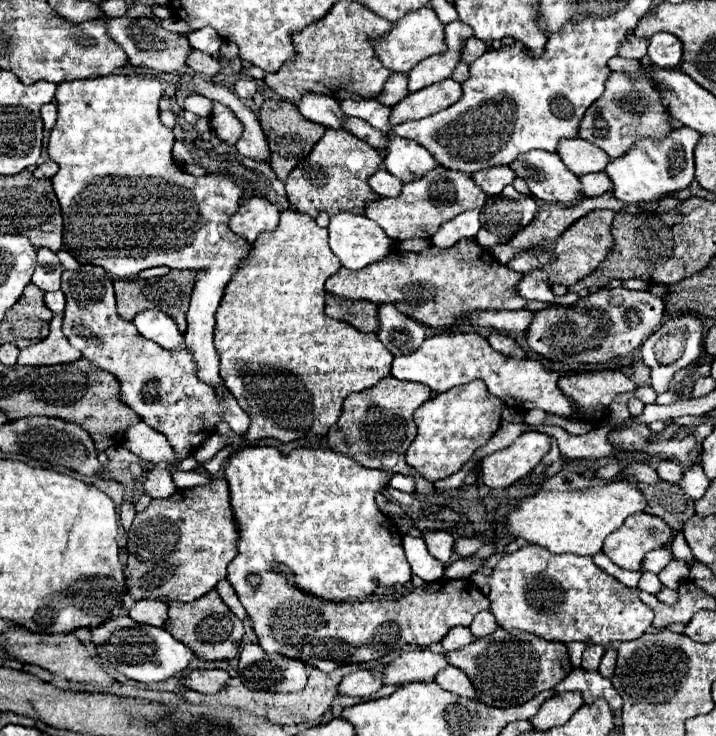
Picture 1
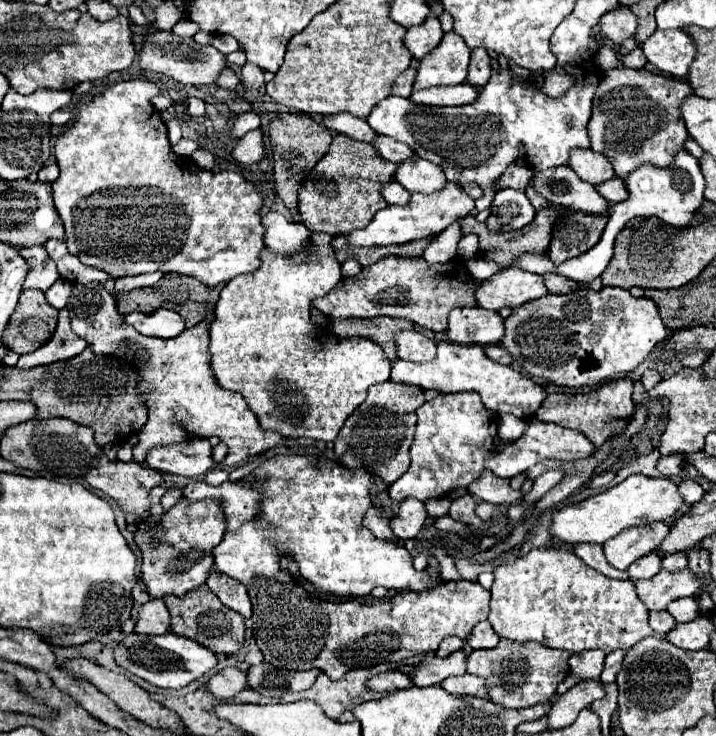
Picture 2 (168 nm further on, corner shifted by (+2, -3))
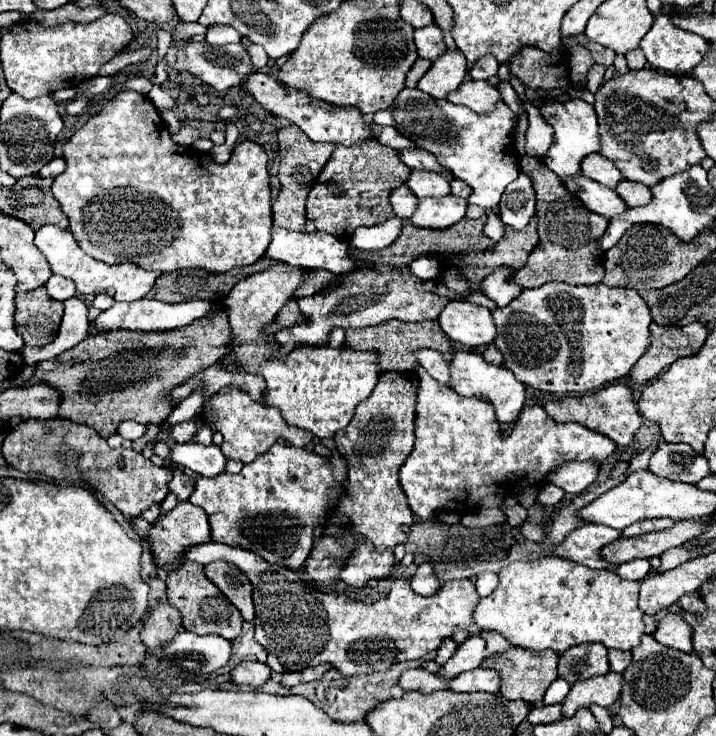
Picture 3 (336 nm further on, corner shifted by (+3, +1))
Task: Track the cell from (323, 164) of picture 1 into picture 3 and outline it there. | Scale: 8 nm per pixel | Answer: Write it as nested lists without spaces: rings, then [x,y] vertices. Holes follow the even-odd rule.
[[[375,139],[355,147],[337,145],[307,197],[307,219],[315,223],[317,231],[339,239],[349,239],[357,227],[377,225],[393,217],[389,195],[393,189],[405,183],[409,171],[411,169],[405,167],[399,151],[381,145]]]

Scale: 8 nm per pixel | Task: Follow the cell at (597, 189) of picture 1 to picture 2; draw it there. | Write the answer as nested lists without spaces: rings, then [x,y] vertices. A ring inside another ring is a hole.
[[[620,177],[608,179],[606,183],[596,185],[596,189],[604,199],[608,199],[608,203],[618,203],[618,201],[624,201],[628,197],[628,191],[626,191],[624,181]]]

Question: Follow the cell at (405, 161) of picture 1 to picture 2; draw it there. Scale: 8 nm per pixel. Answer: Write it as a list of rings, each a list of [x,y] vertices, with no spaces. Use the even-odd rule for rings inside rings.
[[[414,155],[414,159],[406,159],[406,163],[398,163],[394,179],[410,193],[414,193],[414,191],[434,193],[446,185],[444,171],[438,165],[426,161],[418,155]]]

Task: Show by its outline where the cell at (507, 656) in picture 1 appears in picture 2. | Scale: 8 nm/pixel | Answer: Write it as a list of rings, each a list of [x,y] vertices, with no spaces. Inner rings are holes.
[[[500,639],[498,647],[490,651],[466,649],[466,673],[478,675],[486,681],[488,695],[494,703],[506,709],[522,709],[542,703],[556,693],[558,683],[568,675],[568,657],[570,653],[540,643],[514,643],[512,639]]]

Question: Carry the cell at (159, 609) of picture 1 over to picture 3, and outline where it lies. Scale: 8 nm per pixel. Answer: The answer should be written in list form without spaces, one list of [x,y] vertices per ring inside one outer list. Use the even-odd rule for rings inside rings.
[[[159,603],[155,609],[151,609],[141,629],[141,641],[147,645],[147,649],[157,651],[165,643],[171,643],[179,629],[181,629],[179,611],[169,603]]]

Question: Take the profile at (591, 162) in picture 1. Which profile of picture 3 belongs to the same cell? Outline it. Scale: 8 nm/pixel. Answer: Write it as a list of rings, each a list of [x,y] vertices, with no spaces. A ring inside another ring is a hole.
[[[599,153],[585,157],[583,163],[581,163],[581,171],[583,171],[585,177],[589,177],[589,179],[593,179],[593,181],[609,187],[609,189],[615,189],[619,185],[619,181],[623,181],[623,175],[615,167],[615,163],[605,159]]]

